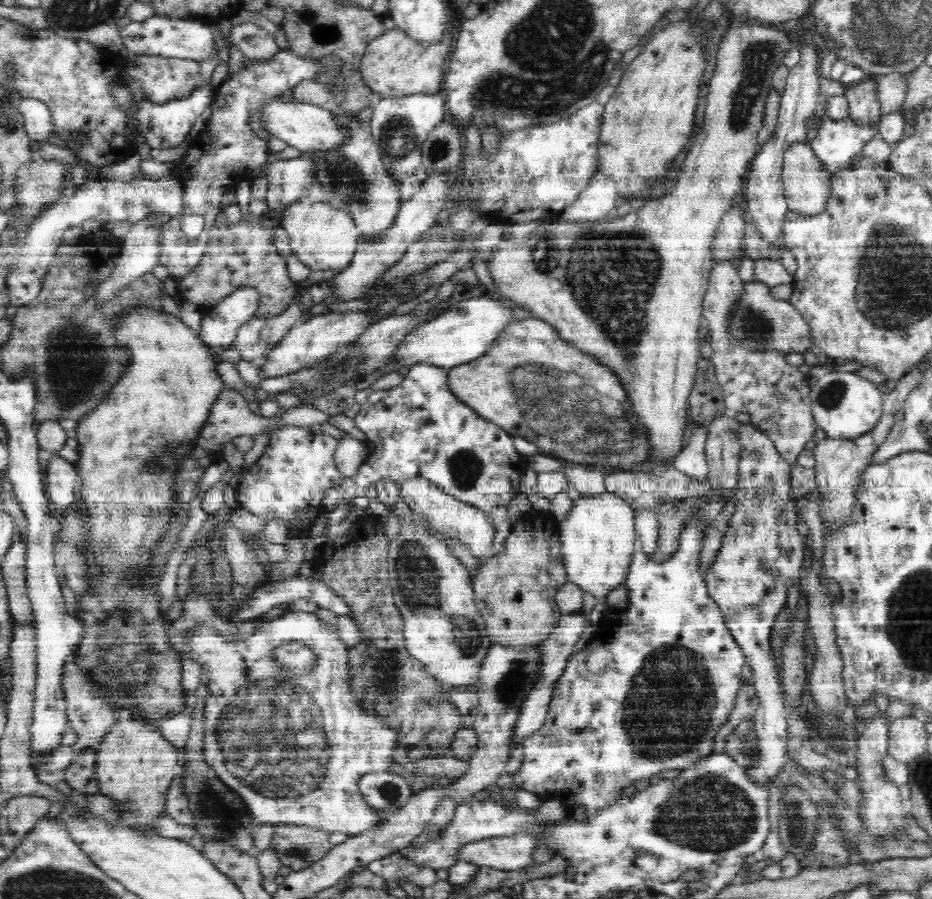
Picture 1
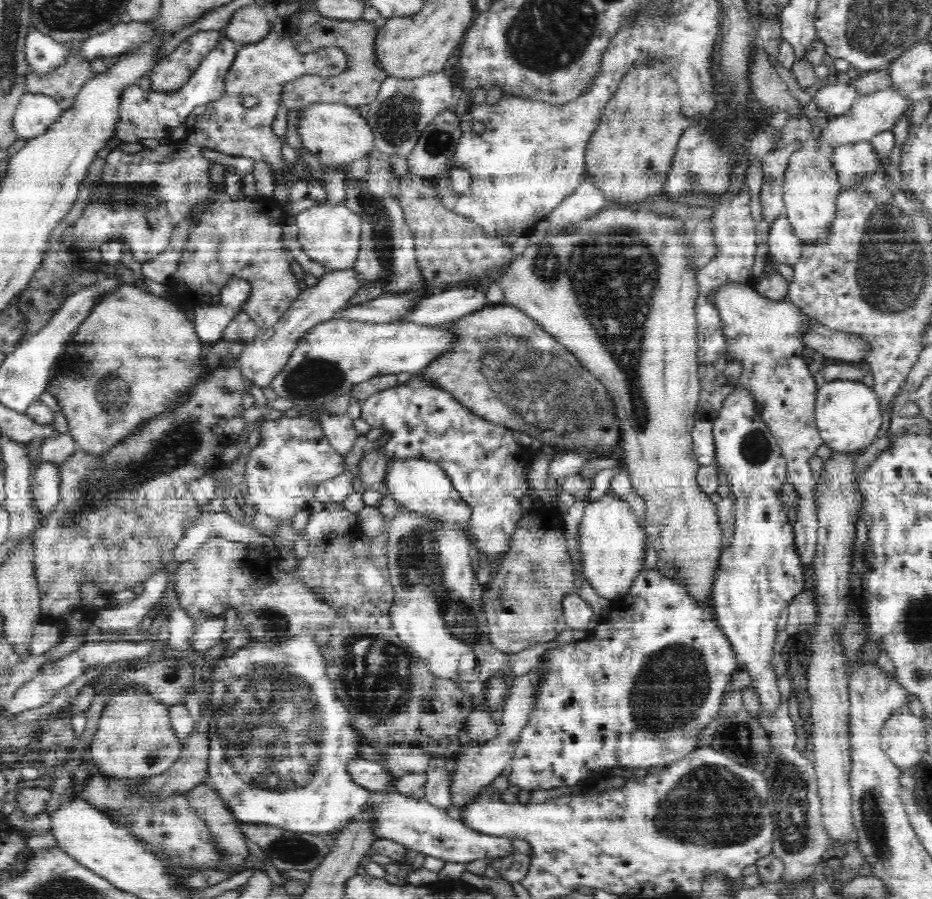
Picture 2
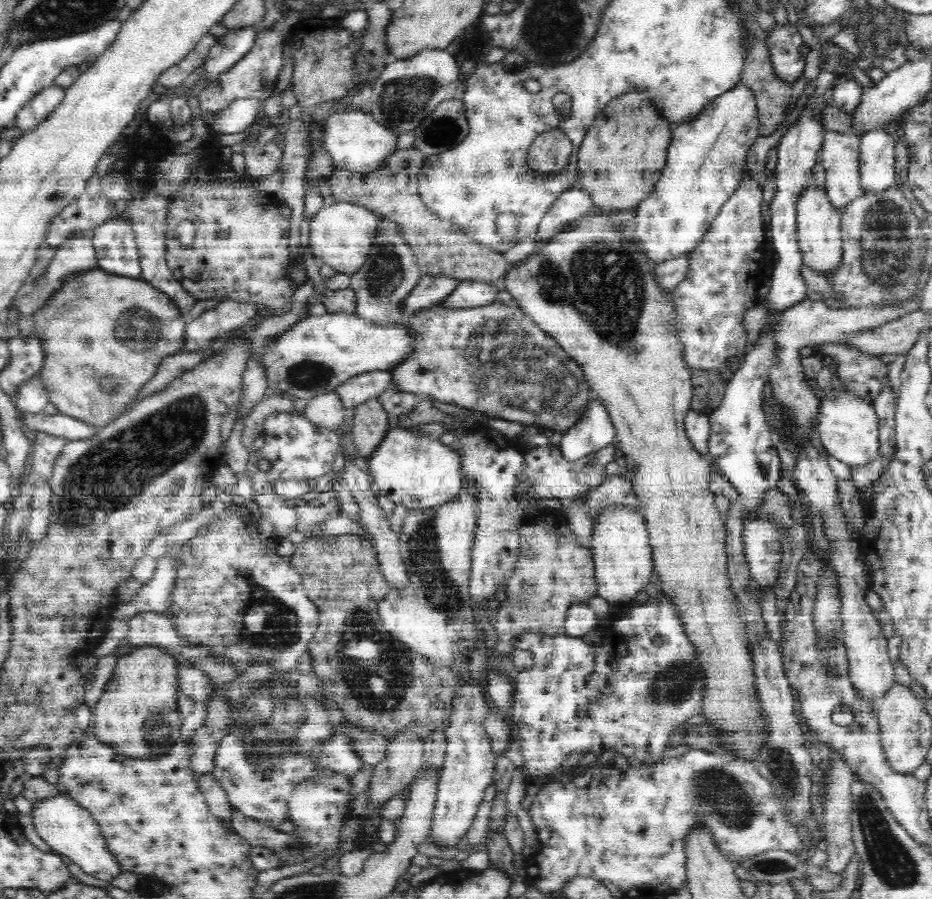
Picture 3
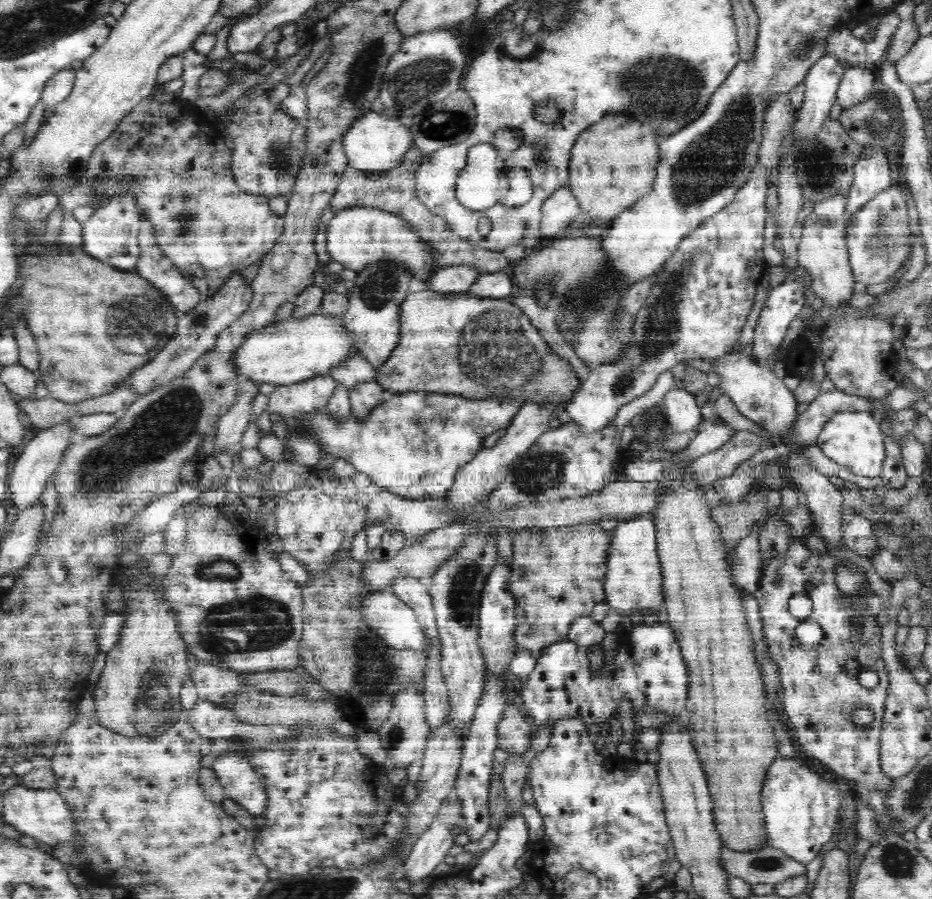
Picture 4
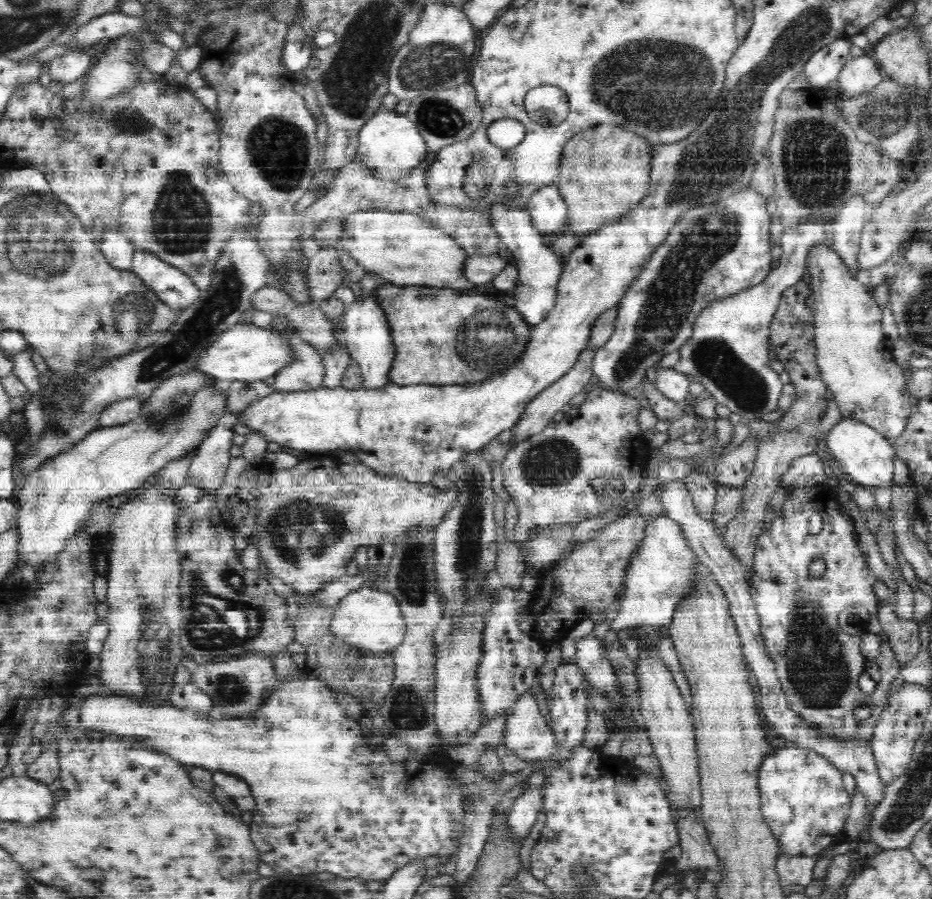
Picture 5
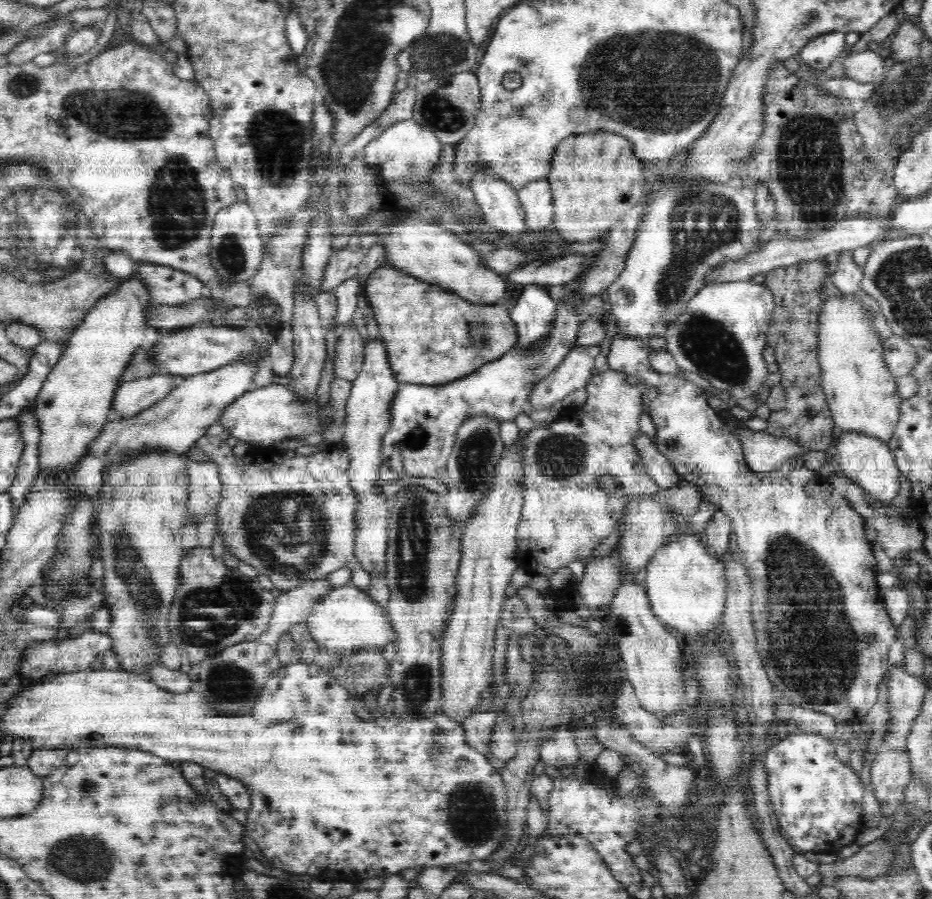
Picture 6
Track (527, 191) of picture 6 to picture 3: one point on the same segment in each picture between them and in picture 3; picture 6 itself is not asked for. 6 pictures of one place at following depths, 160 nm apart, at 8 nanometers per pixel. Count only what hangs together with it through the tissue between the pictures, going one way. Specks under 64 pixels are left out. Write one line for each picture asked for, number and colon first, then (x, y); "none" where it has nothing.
3: (574, 203)
4: (559, 211)
5: (547, 208)

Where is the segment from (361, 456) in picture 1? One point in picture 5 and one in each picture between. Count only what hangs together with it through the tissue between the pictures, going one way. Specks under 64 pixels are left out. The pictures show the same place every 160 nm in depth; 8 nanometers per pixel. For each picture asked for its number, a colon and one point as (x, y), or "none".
2: (338, 428)
3: (326, 410)
4: (290, 401)
5: (306, 372)

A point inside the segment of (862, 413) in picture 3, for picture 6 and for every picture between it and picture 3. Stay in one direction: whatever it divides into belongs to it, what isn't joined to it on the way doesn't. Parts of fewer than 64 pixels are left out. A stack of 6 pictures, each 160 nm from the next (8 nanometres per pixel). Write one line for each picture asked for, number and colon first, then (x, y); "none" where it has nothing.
4: (852, 439)
5: (866, 457)
6: (864, 460)

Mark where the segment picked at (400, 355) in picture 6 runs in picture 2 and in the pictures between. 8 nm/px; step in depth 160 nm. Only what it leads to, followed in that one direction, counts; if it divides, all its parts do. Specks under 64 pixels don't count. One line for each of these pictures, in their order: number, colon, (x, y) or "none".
2: (504, 367)
3: (494, 358)
4: (460, 344)
5: (426, 323)

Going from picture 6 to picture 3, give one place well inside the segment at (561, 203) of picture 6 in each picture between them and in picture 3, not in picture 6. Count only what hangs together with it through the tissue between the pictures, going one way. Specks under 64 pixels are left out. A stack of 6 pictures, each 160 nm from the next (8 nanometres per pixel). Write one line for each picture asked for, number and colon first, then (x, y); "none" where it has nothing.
3: (619, 161)
4: (612, 164)
5: (604, 173)

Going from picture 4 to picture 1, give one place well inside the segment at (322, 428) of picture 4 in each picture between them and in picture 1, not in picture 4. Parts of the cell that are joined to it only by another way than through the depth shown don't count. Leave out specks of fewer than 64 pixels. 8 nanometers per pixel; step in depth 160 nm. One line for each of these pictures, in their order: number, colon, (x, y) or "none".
1: (444, 514)
2: (418, 485)
3: (417, 472)

